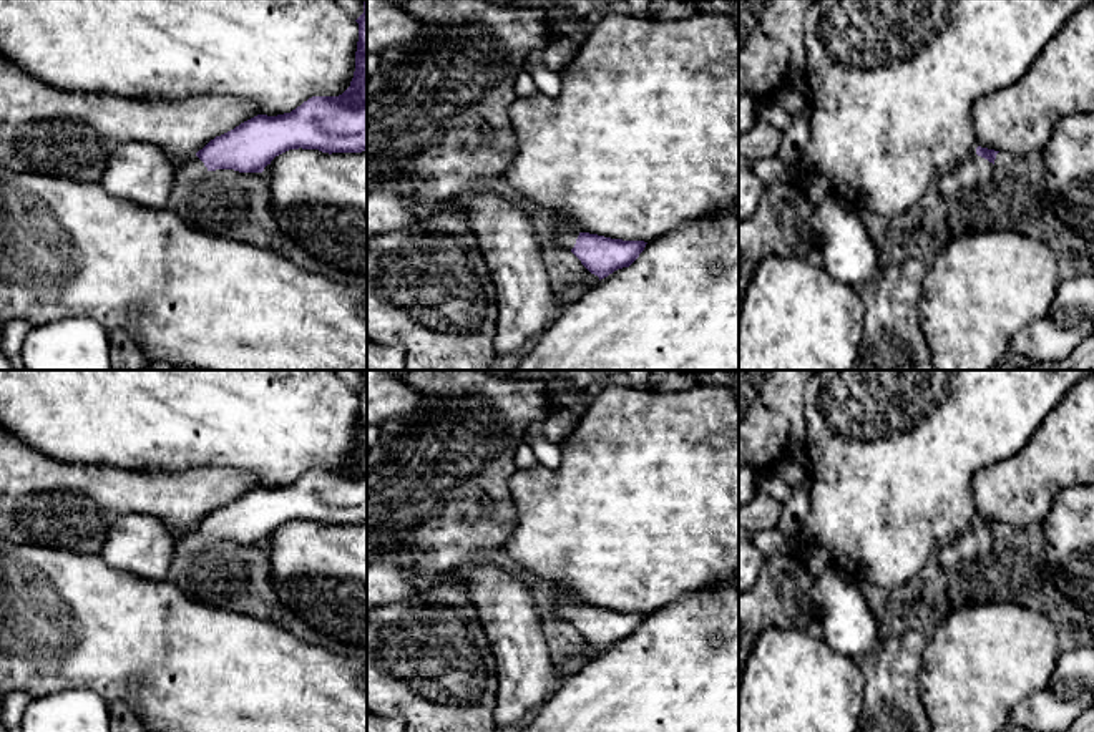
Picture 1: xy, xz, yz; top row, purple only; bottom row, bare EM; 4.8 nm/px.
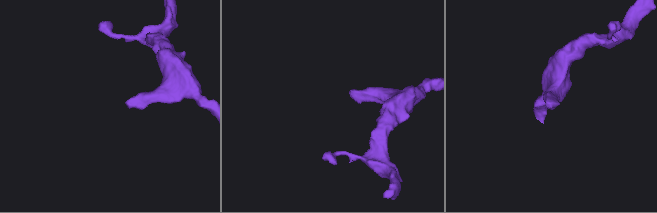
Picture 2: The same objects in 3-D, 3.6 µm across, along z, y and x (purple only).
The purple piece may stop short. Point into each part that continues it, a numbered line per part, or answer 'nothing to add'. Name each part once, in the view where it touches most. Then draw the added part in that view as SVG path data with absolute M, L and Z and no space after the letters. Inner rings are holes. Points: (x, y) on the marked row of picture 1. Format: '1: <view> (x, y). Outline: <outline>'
1: yz (976, 170). Outline: M976 153L953 169L941 173L935 181L943 198L956 196L958 193L986 183L993 176L994 164L978 156Z

